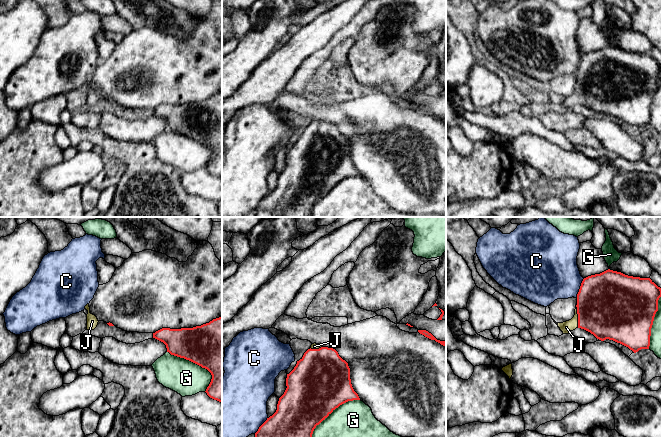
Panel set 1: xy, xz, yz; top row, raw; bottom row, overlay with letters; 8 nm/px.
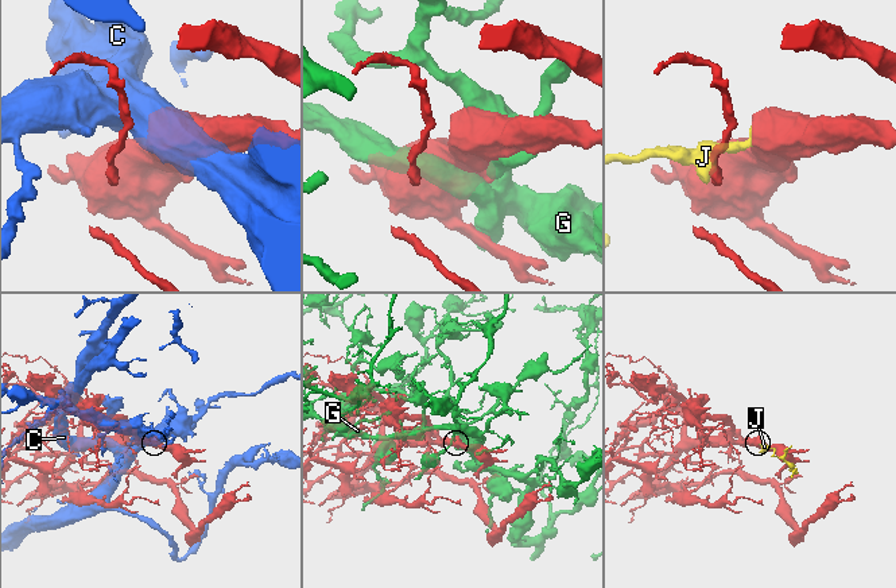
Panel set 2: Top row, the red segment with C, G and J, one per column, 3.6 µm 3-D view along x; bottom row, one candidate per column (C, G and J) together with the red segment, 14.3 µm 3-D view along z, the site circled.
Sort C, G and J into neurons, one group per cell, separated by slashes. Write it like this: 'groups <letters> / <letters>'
groups C / G / J

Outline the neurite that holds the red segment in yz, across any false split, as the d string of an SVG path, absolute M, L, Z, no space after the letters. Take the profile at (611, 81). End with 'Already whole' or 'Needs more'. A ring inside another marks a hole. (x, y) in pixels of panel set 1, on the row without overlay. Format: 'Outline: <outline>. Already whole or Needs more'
Outline: M608 45L583 55L577 70L574 93L557 101L563 110L581 104L601 117L613 116L636 129L649 125L651 104L660 73L661 64L650 54L628 52Z. Needs more

